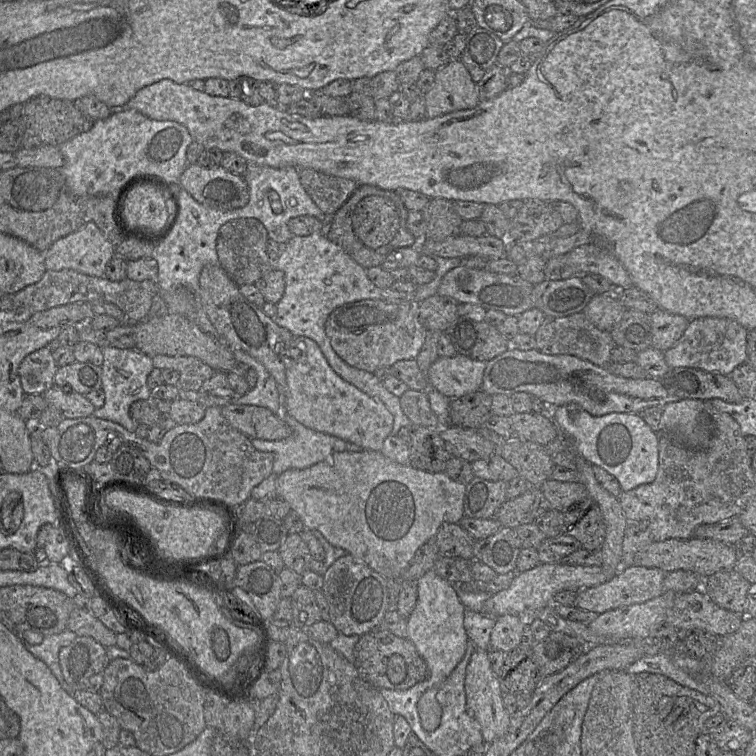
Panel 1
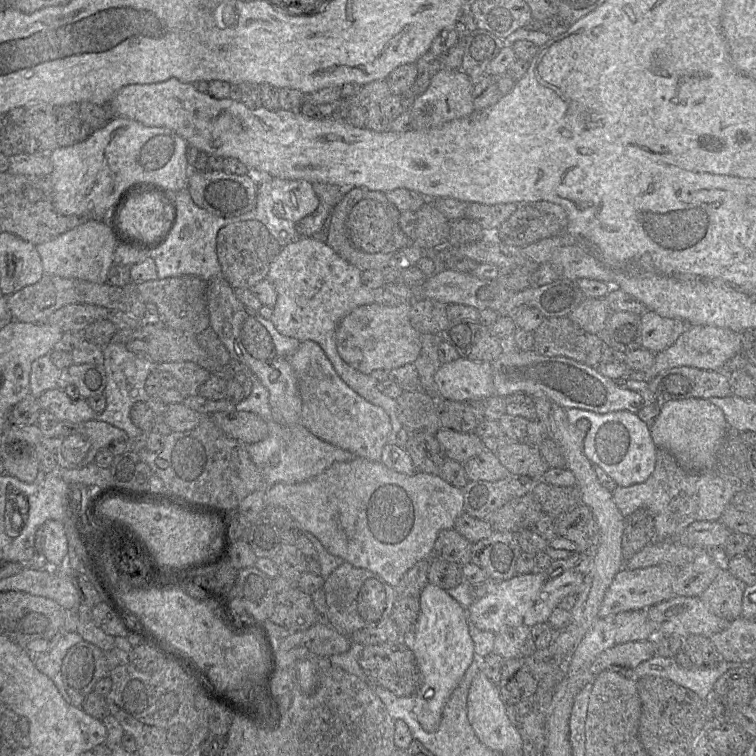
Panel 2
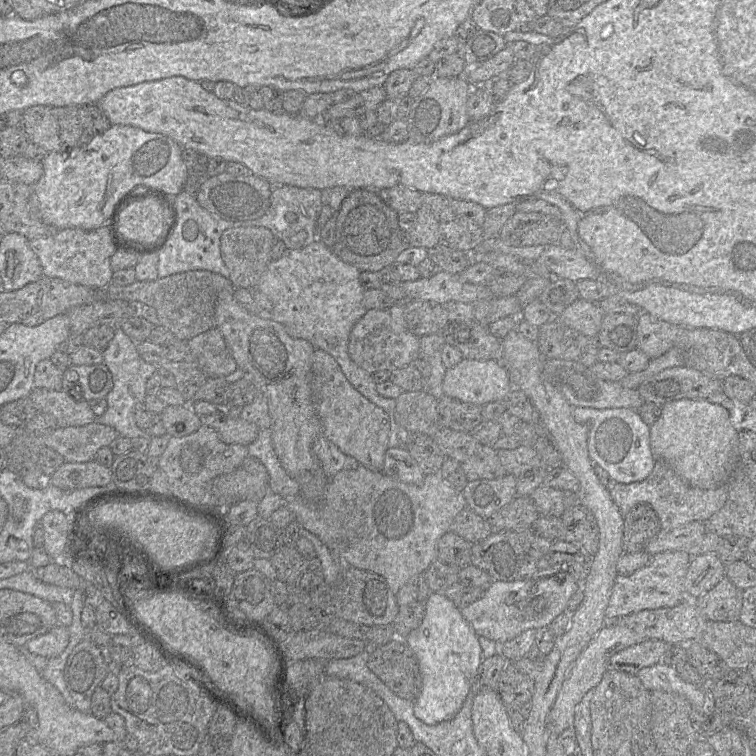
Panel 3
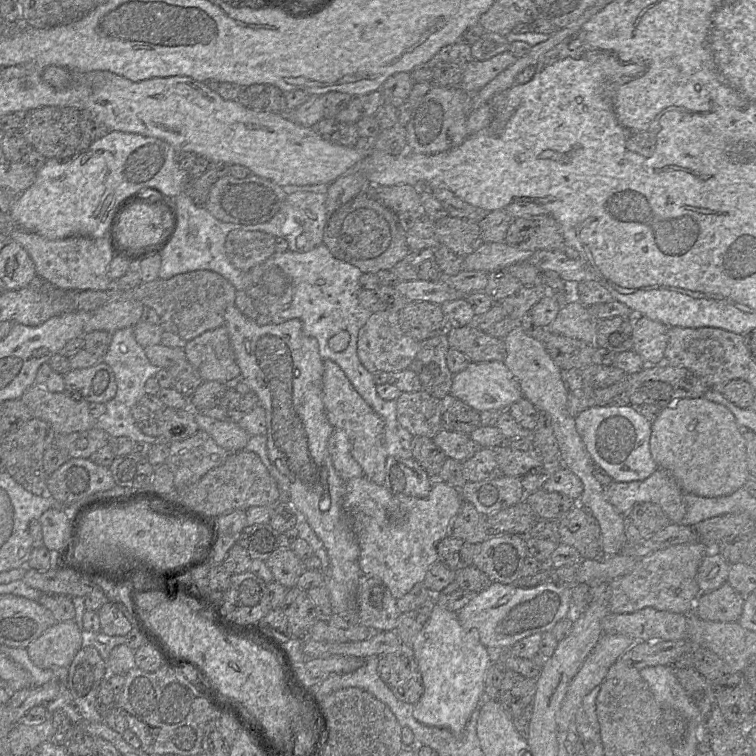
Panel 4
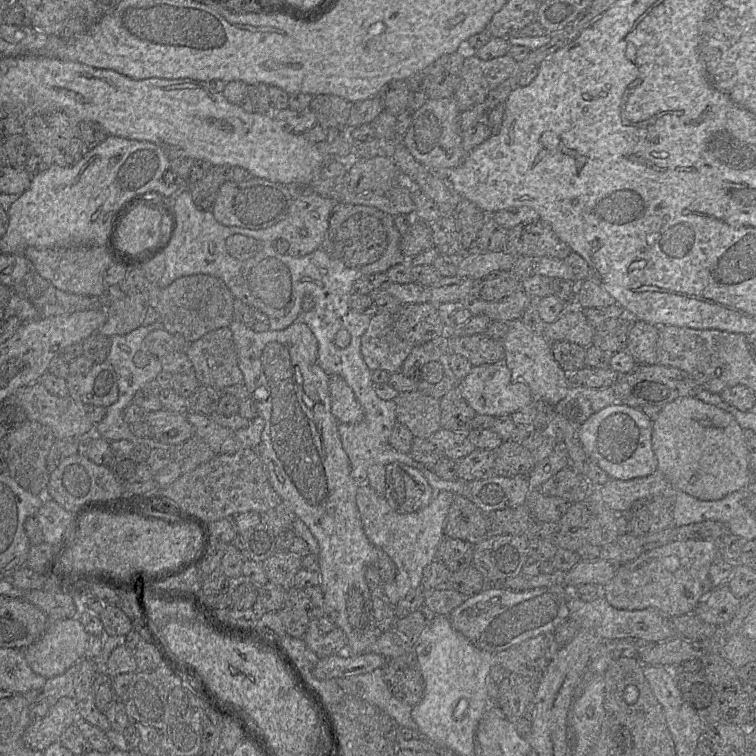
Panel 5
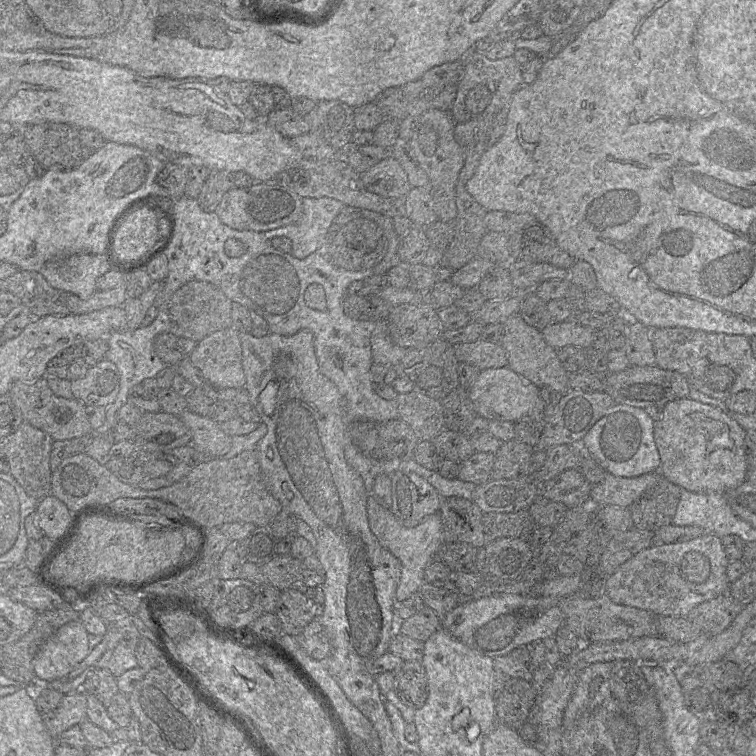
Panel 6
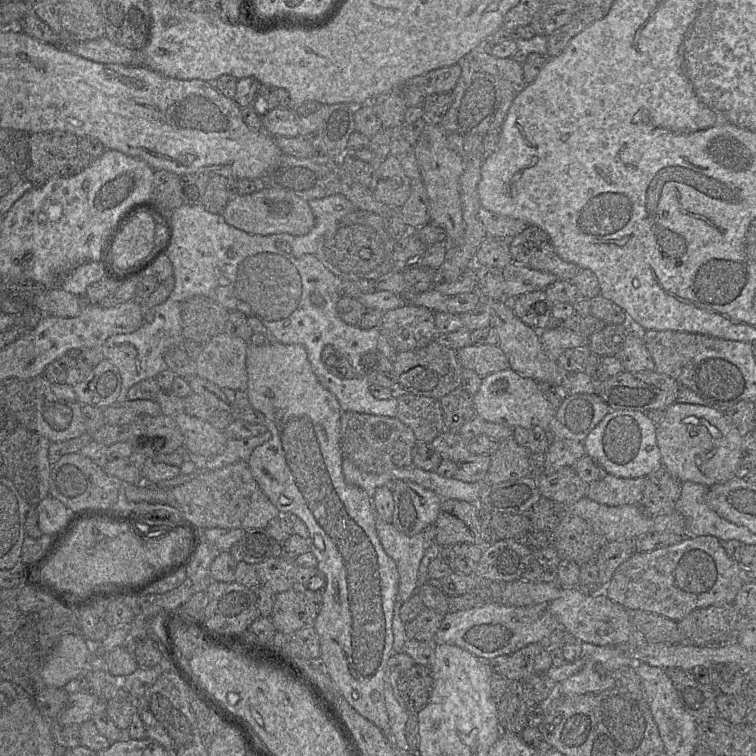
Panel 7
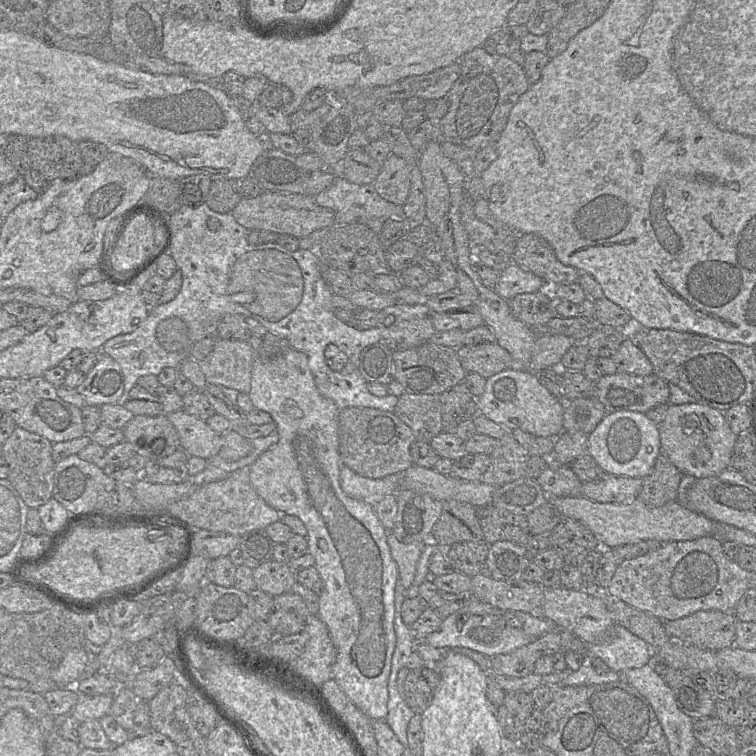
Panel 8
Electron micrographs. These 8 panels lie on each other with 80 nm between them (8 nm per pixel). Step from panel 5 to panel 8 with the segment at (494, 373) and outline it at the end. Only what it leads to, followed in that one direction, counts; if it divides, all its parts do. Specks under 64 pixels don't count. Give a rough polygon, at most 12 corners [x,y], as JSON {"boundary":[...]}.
{"boundary":[[535,372],[487,378],[478,413],[508,431],[553,438],[564,403]]}

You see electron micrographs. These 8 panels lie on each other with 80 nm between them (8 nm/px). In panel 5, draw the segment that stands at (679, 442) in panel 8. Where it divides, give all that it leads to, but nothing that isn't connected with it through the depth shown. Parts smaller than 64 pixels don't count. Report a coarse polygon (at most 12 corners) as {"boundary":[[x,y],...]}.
{"boundary":[[679,397],[652,423],[658,471],[700,500],[750,480],[729,412]]}

